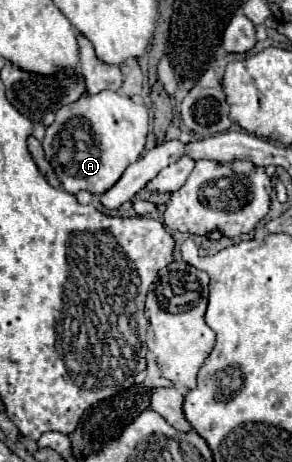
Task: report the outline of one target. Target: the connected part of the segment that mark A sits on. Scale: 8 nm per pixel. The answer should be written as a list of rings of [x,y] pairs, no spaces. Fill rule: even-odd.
[[[100,91],[62,107],[56,113],[56,121],[46,129],[42,145],[48,163],[68,193],[76,195],[78,191],[88,191],[92,195],[102,195],[114,187],[126,167],[142,155],[146,137],[146,105],[116,91]]]

